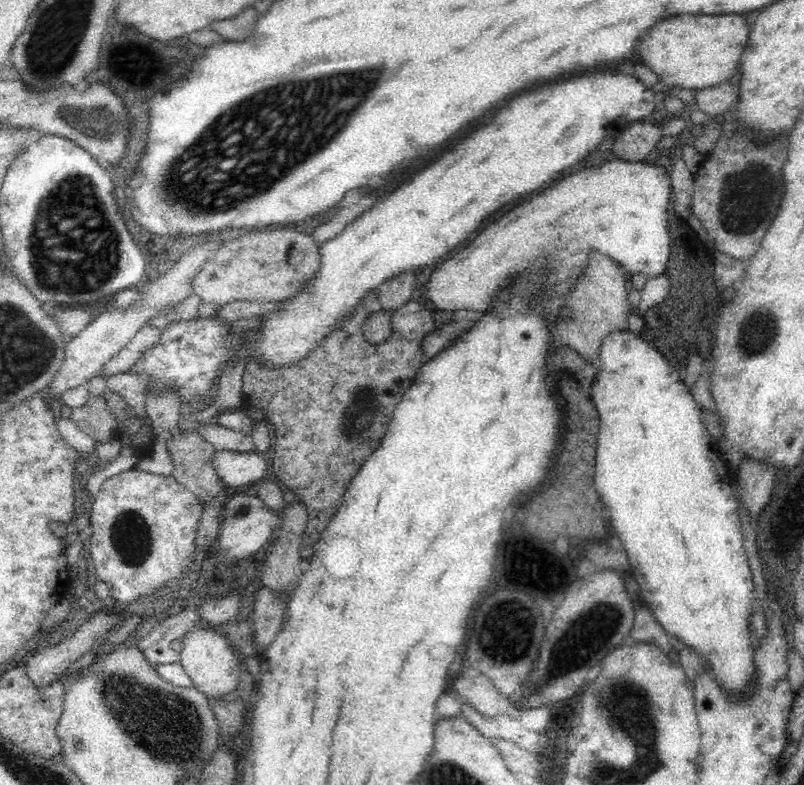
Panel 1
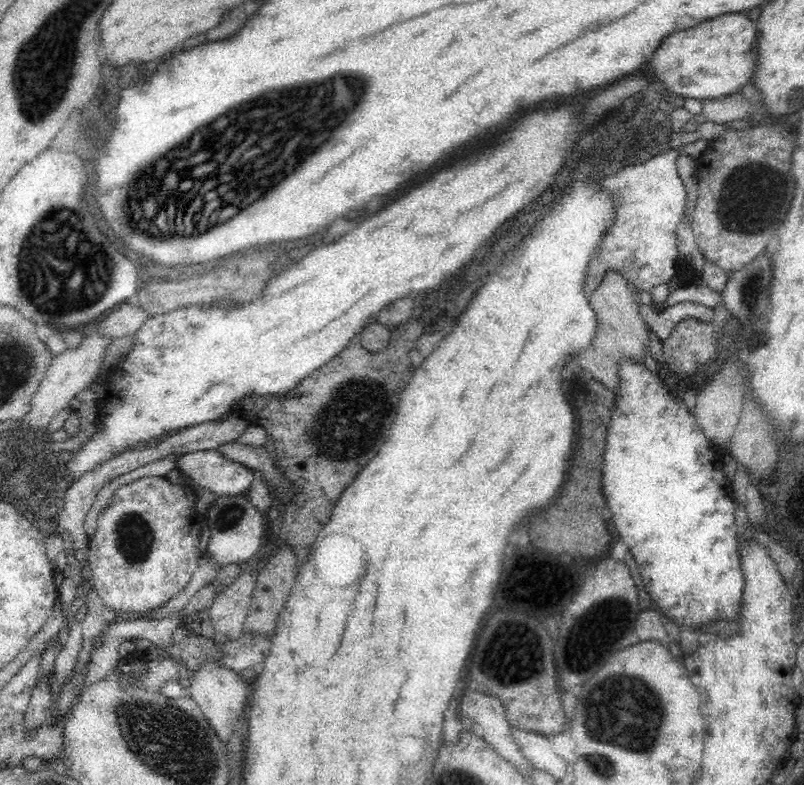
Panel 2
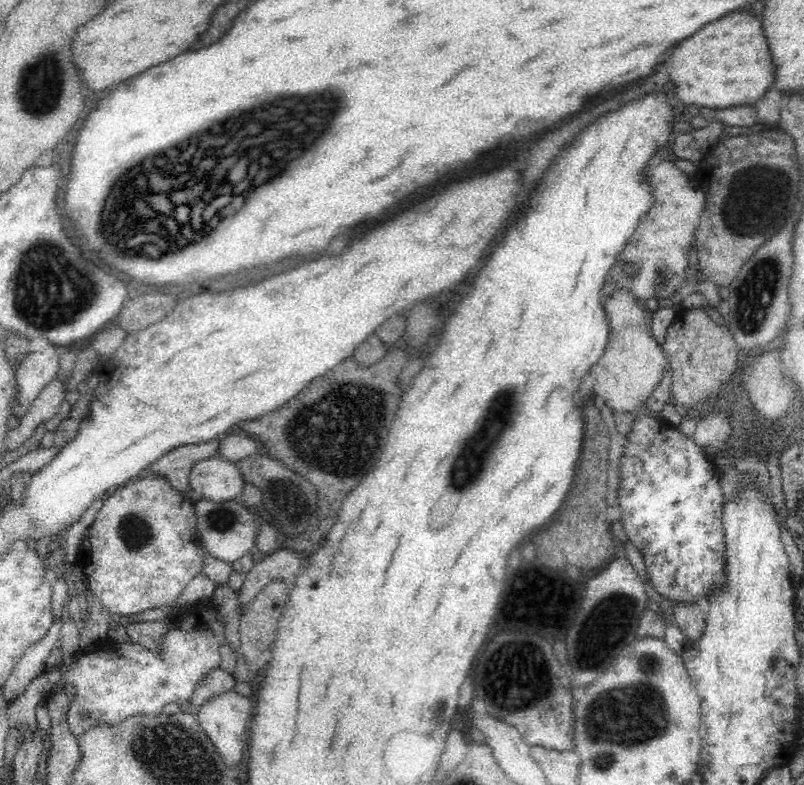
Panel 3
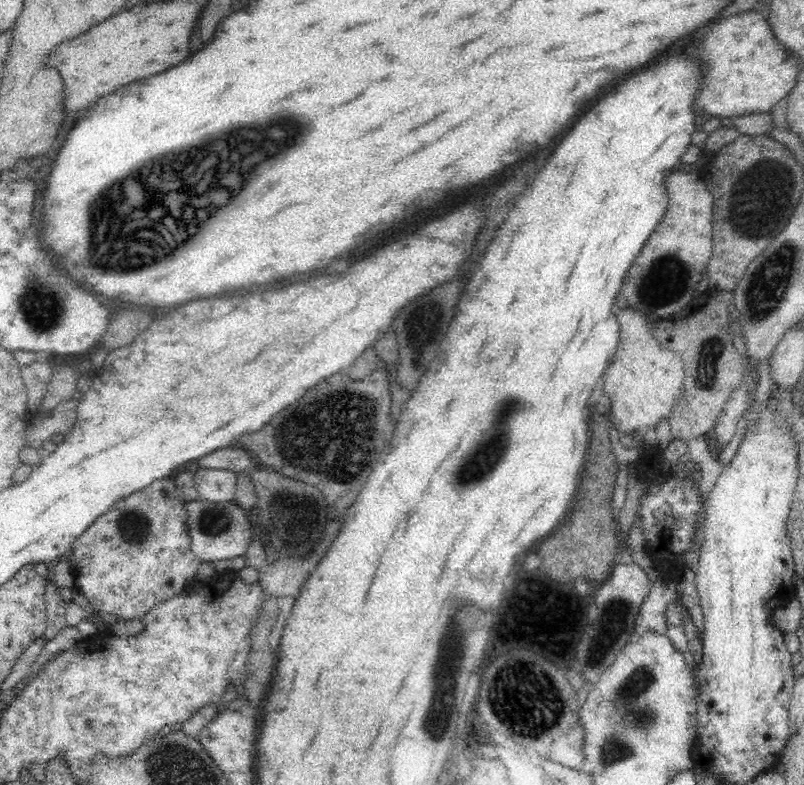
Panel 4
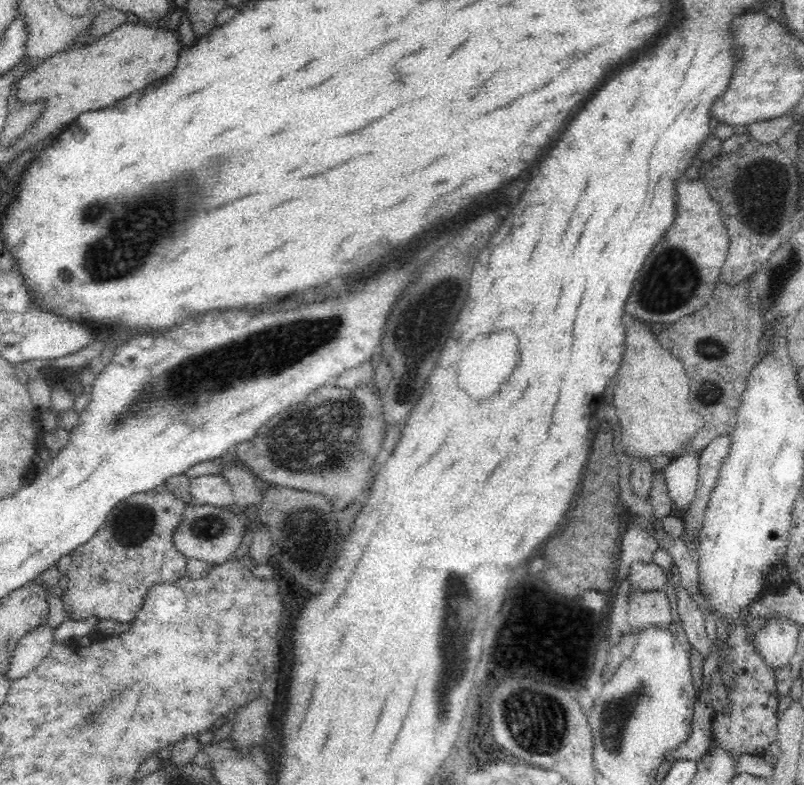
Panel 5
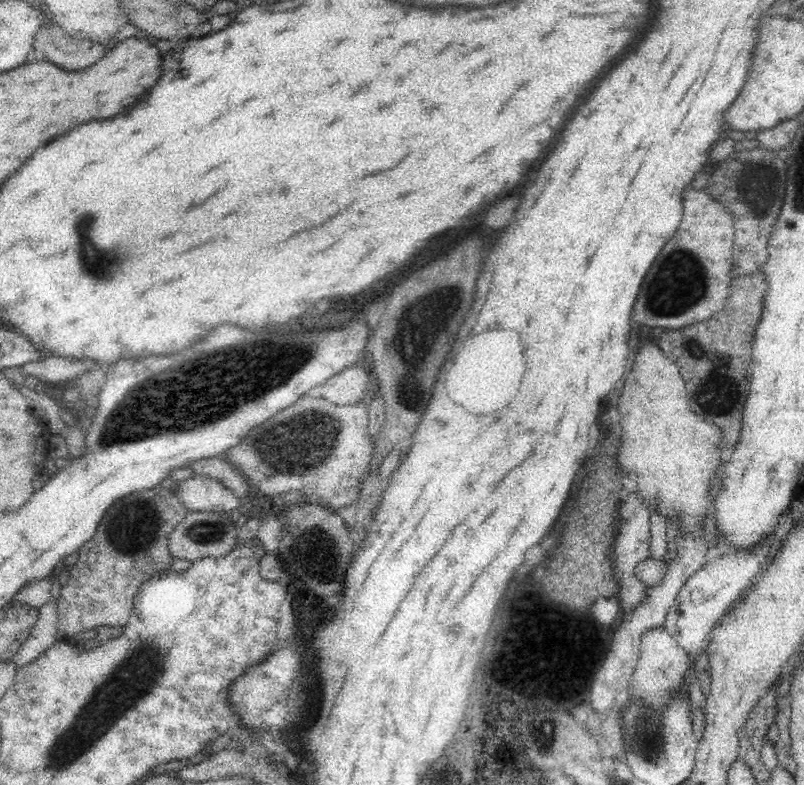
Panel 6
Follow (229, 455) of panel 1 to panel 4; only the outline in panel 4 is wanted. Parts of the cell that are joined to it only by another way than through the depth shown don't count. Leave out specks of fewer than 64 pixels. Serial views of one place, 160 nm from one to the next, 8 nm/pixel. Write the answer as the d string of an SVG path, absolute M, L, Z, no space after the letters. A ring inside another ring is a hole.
M197 469L193 472L199 499L214 503L235 502L237 473L229 470Z

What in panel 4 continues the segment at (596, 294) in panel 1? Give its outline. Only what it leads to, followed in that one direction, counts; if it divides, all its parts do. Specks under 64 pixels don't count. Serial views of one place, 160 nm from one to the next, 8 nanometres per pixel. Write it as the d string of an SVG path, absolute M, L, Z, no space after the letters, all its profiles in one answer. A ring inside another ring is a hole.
M626 308L616 310L615 316L619 325L619 347L614 356L614 362L607 366L604 376L604 390L610 396L612 412L616 418L615 428L621 437L631 433L645 434L646 429L658 427L663 421L669 422L673 408L683 397L683 384L685 383L684 364L678 355L660 346L651 333L651 320L638 310Z

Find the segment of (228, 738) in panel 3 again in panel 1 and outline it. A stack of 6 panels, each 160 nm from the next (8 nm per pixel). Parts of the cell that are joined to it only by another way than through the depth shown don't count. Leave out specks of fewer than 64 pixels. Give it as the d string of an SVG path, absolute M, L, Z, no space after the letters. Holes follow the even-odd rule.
M196 625L181 638L183 647L179 652L180 663L191 680L191 686L202 693L208 701L220 702L237 691L240 682L241 660L226 645L222 635Z

